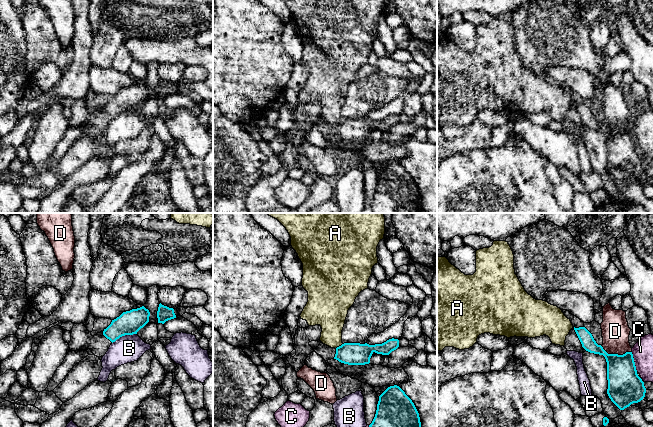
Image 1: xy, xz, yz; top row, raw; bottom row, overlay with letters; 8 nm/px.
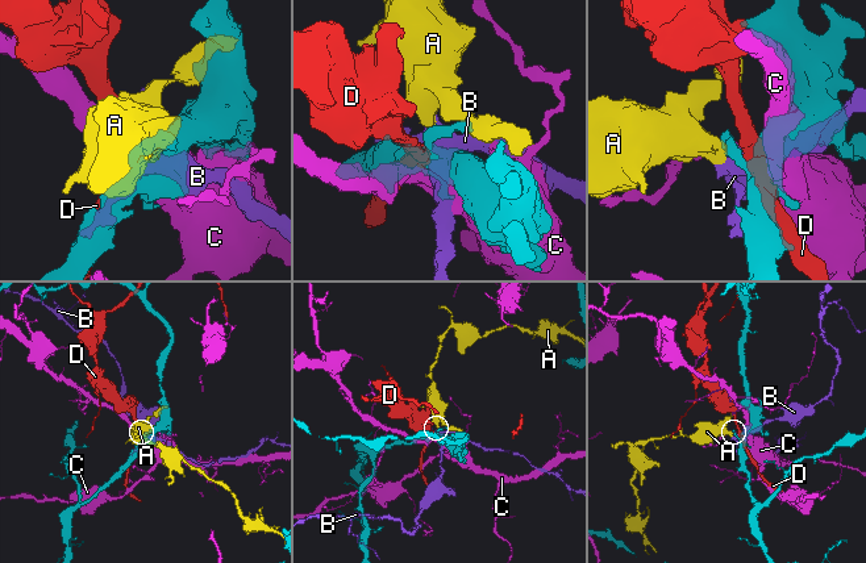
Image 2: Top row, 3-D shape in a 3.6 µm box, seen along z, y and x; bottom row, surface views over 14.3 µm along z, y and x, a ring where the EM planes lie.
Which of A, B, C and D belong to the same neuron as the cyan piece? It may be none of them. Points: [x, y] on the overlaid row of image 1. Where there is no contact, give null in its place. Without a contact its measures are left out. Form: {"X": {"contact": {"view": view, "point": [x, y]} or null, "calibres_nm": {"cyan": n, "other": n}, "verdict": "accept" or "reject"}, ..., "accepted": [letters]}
{"A": {"contact": {"view": "xz", "point": [339, 346]}, "calibres_nm": {"cyan": 180, "other": 240}, "verdict": "reject"}, "B": {"contact": {"view": "xy", "point": [124, 335]}, "calibres_nm": {"cyan": 190, "other": 220}, "verdict": "reject"}, "C": {"contact": {"view": "yz", "point": [634, 362]}, "calibres_nm": {"cyan": 280, "other": 160}, "verdict": "reject"}, "D": {"contact": {"view": "yz", "point": [616, 354]}, "calibres_nm": {"cyan": 260, "other": 220}, "verdict": "reject"}, "accepted": []}

